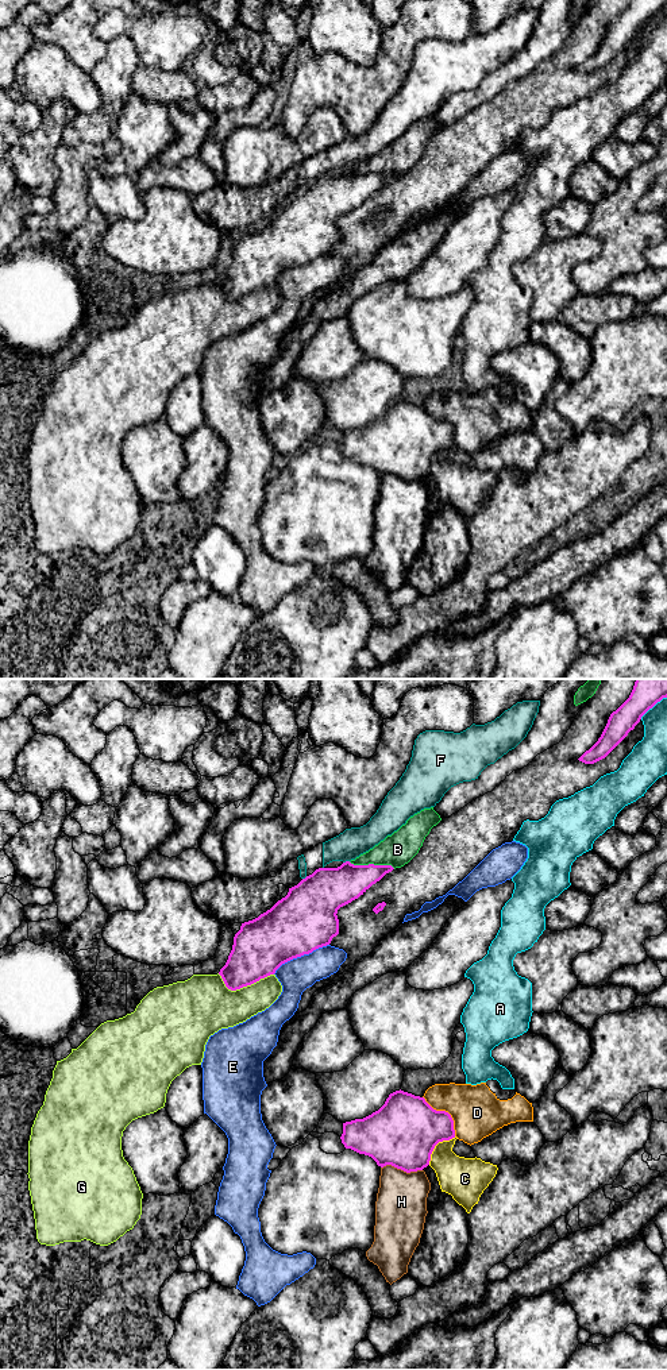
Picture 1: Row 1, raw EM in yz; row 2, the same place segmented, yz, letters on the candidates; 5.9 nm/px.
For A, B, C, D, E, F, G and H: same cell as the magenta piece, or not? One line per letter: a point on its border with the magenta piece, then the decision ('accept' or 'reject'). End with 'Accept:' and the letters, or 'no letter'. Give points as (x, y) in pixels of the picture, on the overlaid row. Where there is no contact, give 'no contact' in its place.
A: yz (652, 706) | reject
B: yz (371, 864) | accept
C: yz (436, 1143) | reject
D: yz (444, 1111) | reject
E: yz (300, 956) | reject
F: yz (346, 861) | reject
G: yz (243, 985) | reject
H: yz (401, 1169) | reject
Accept: B

